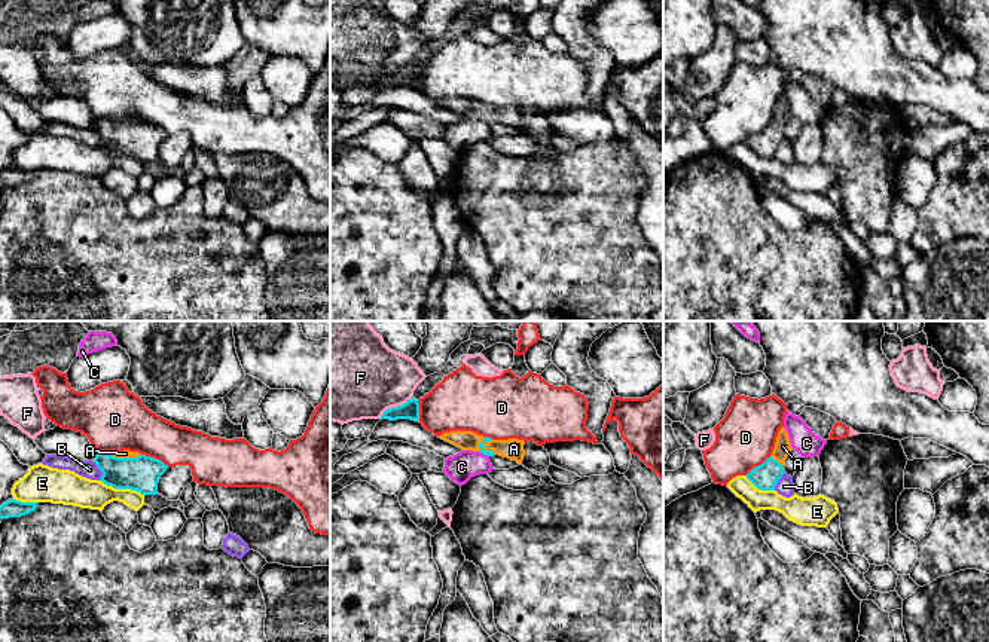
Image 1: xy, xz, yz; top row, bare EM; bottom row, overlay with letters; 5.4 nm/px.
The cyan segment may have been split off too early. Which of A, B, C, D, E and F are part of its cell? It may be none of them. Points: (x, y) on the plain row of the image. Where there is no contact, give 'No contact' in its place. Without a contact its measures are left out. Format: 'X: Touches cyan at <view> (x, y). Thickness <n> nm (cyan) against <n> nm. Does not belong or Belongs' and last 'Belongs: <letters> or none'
A: Touches cyan at xz (484, 116). Thickness 40 nm (cyan) against 110 nm. Belongs
B: Touches cyan at xy (101, 138). Thickness 190 nm (cyan) against 100 nm. Does not belong
C: Touches cyan at xz (484, 121). Thickness 40 nm (cyan) against 160 nm. Does not belong
D: Touches cyan at xy (153, 125). Thickness 190 nm (cyan) against 300 nm. Does not belong
E: Touches cyan at xy (122, 155). Thickness 190 nm (cyan) against 170 nm. Does not belong
F: Touches cyan at xz (394, 75). Thickness 100 nm (cyan) against 440 nm. Does not belong
Belongs: A

